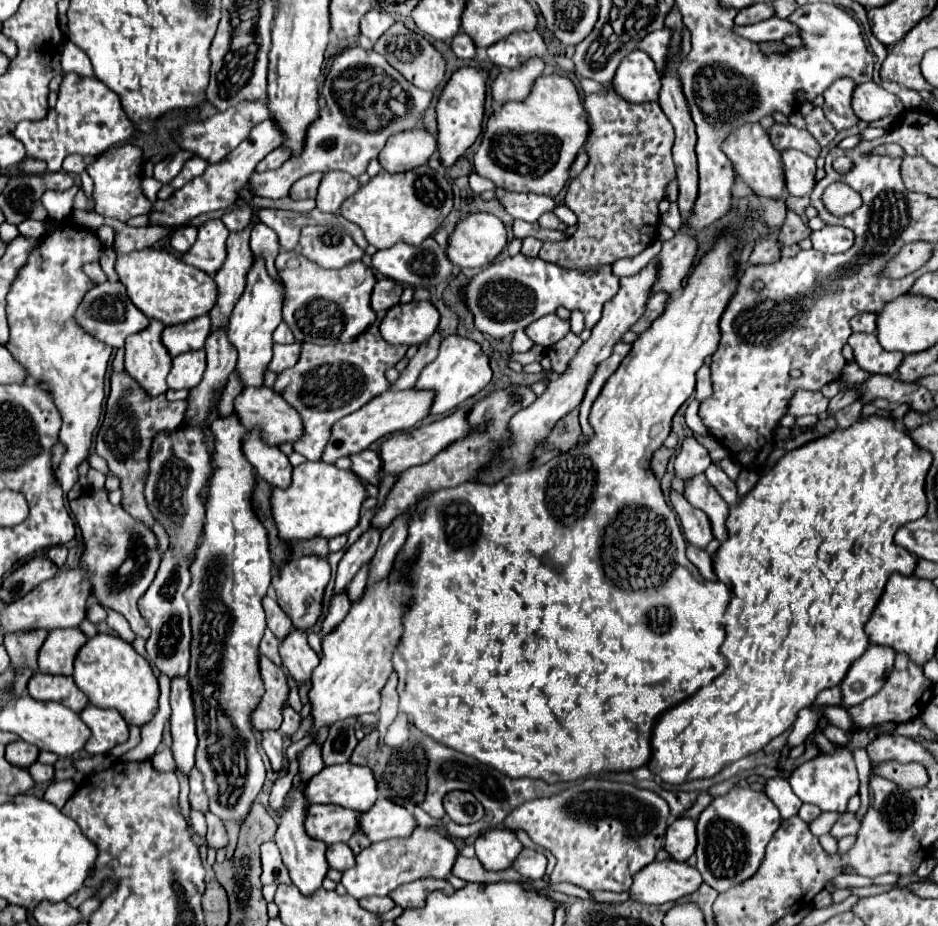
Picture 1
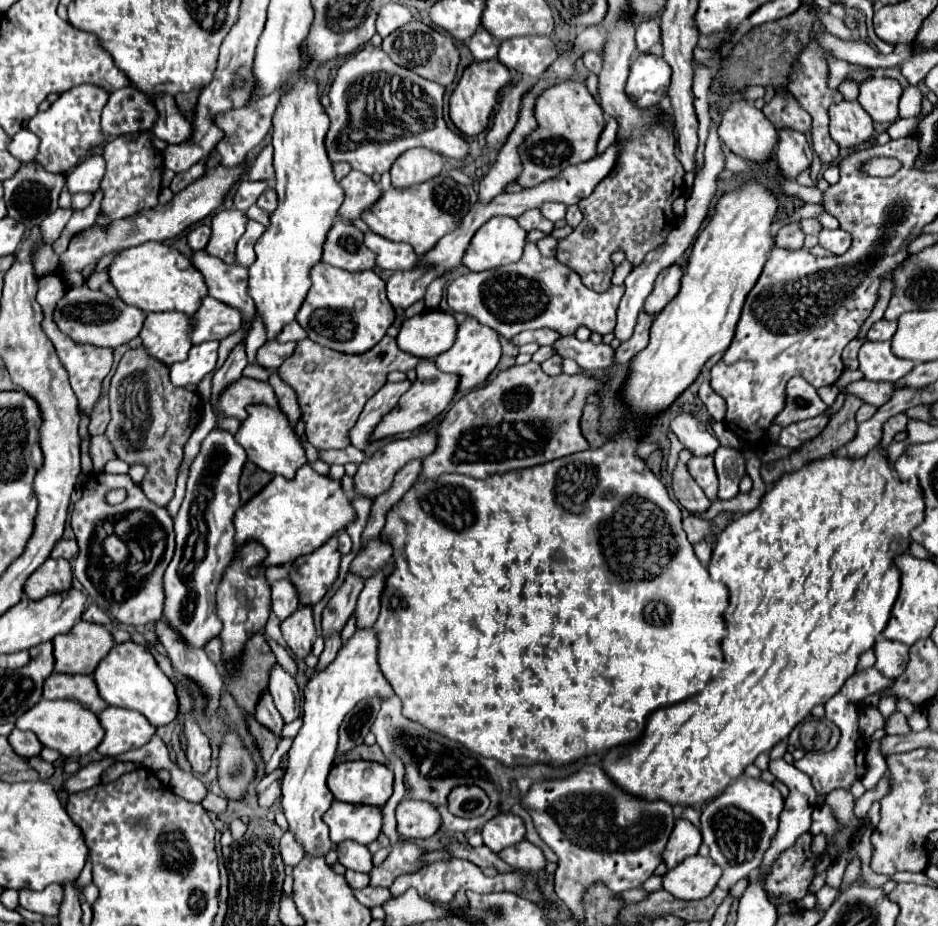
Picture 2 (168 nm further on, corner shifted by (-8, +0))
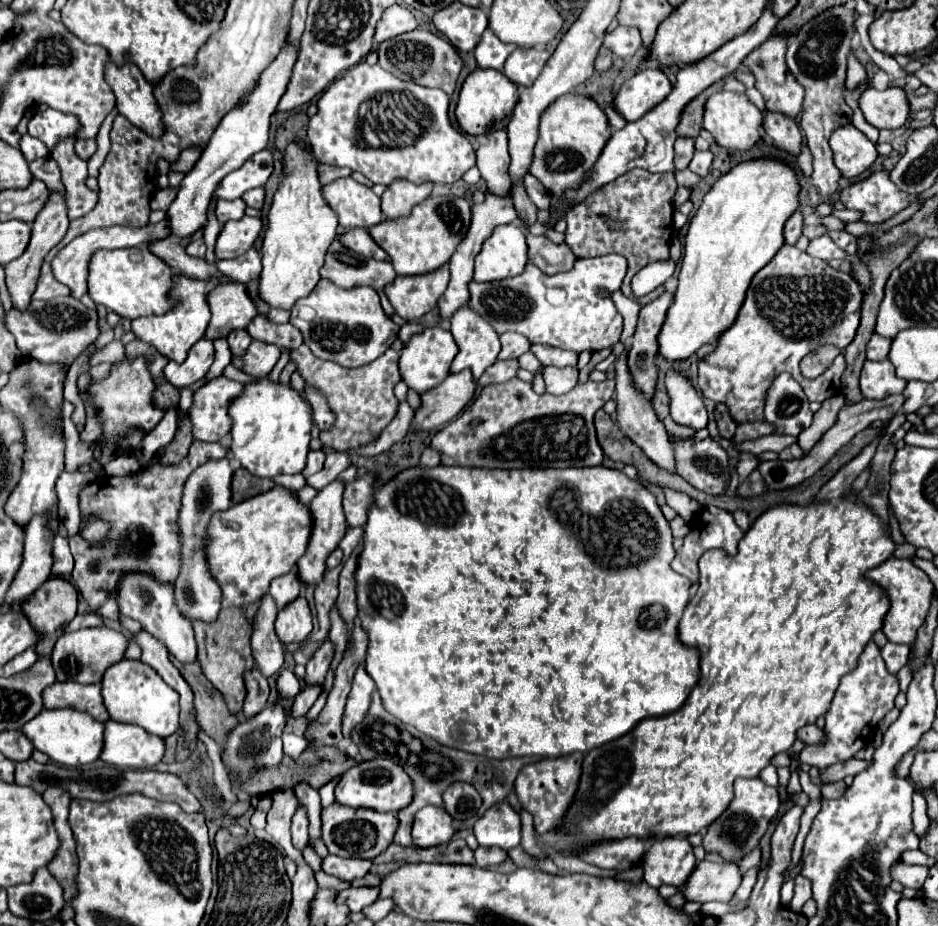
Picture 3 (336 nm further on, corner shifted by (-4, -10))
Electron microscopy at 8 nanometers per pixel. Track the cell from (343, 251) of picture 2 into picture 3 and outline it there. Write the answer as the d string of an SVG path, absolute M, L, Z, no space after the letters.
M334 240L326 252L326 262L320 268L320 276L340 288L372 286L374 290L380 290L394 280L396 272L390 262L360 256L340 244L340 240Z

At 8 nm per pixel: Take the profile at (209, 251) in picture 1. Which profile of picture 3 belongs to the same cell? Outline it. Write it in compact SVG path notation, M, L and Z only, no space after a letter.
M242 216L240 220L228 220L216 240L216 260L230 260L244 254L256 242L260 228L260 218Z

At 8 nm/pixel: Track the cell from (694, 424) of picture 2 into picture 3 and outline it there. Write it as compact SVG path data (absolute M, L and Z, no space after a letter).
M678 372L666 374L666 388L670 394L670 416L676 424L702 430L708 426L708 414L700 394Z

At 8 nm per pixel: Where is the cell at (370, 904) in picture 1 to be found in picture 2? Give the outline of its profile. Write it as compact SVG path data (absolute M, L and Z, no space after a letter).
M364 886L364 888L358 888L354 890L356 898L360 904L372 908L372 906L382 906L388 898L390 898L390 892L388 888L382 888L382 886Z

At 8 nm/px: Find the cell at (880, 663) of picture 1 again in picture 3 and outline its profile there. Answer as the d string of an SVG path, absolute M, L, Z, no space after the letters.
M888 642L884 648L882 648L882 658L886 662L886 668L890 674L898 674L898 670L902 666L906 666L908 662L908 654L910 654L910 648L906 644L892 644Z

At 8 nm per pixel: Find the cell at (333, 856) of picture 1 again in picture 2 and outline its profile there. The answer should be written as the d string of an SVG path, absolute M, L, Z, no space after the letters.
M344 840L338 844L338 862L356 872L370 872L372 870L372 854L366 846Z

